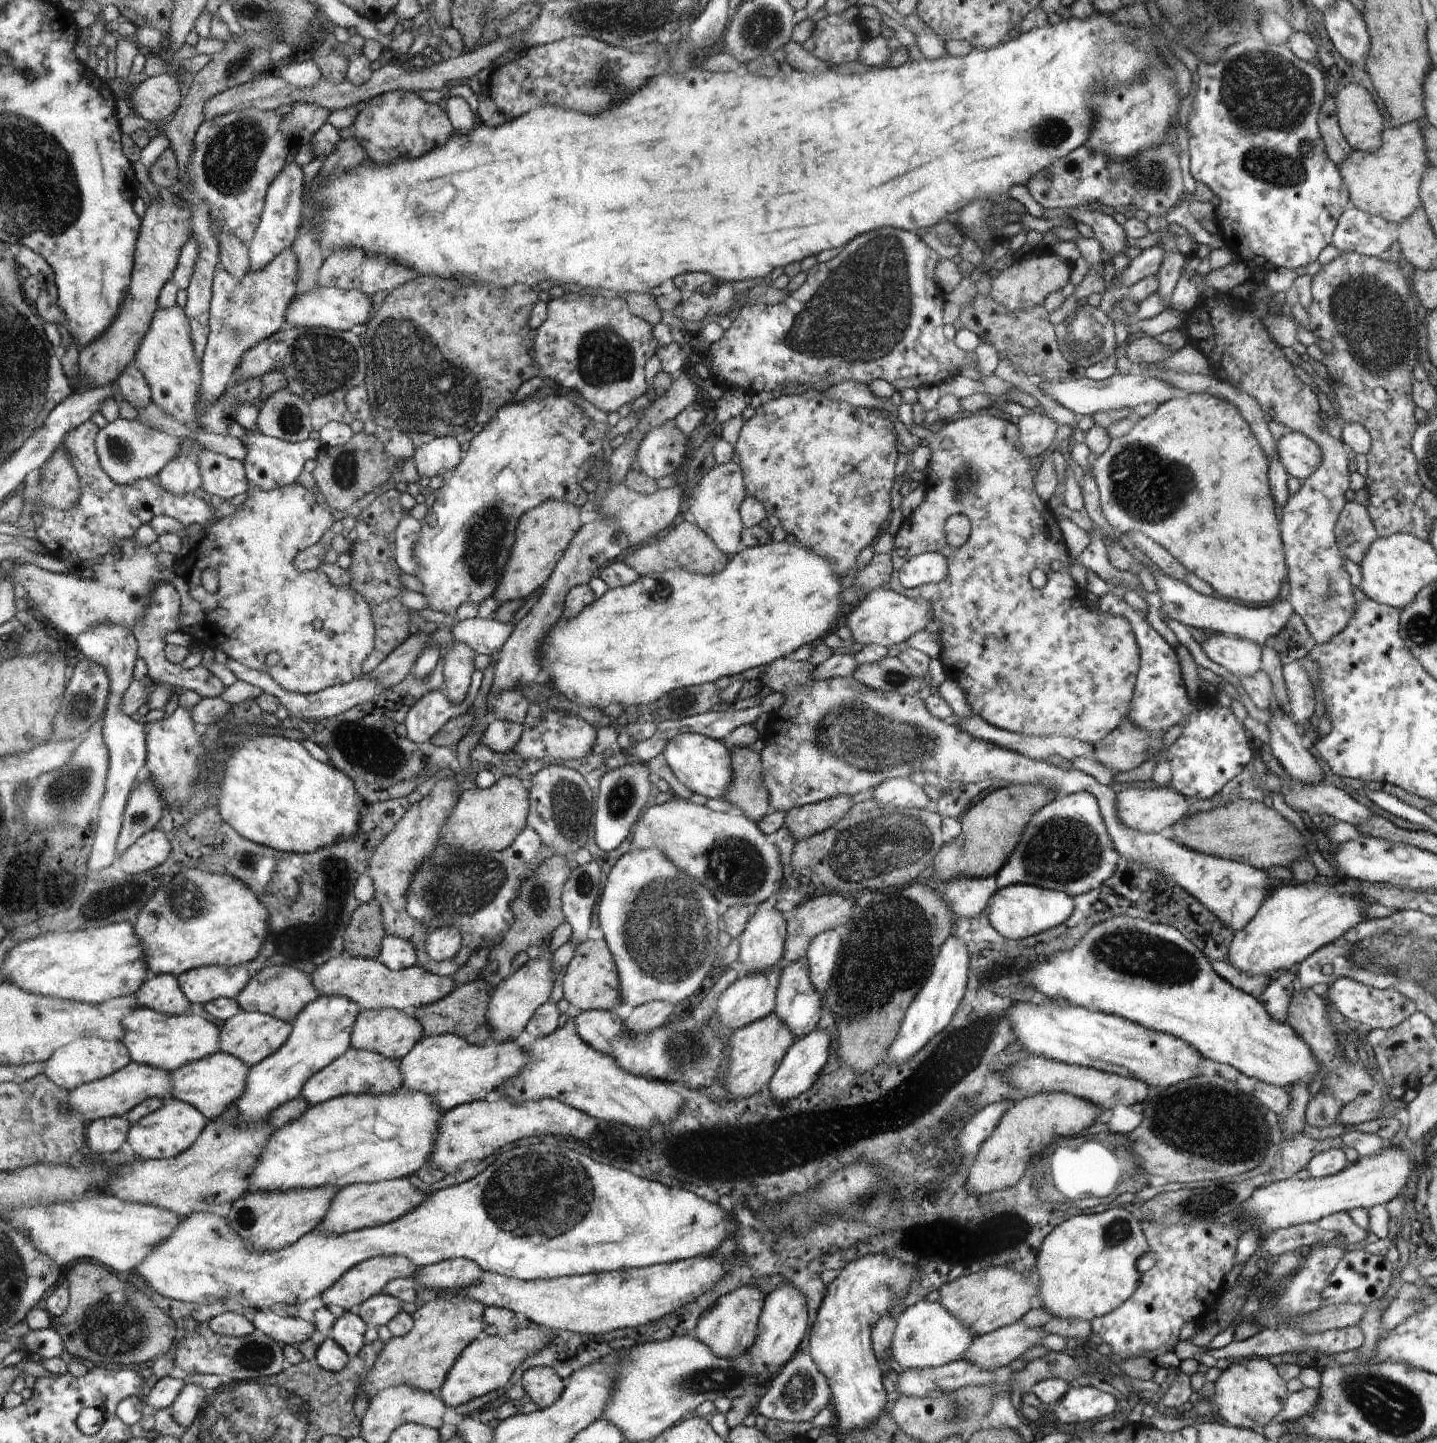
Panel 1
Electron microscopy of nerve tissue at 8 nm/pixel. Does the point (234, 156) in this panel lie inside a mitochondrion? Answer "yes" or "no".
yes

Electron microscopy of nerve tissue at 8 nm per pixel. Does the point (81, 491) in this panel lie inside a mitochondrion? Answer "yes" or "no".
no

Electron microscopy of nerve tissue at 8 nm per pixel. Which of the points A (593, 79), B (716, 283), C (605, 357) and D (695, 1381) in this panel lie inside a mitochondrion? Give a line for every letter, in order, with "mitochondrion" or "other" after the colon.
A: mitochondrion
B: other
C: mitochondrion
D: mitochondrion

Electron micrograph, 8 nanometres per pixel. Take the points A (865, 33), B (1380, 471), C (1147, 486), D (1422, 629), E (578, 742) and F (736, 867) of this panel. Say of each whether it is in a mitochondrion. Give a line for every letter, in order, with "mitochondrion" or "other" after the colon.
A: other
B: other
C: mitochondrion
D: mitochondrion
E: other
F: mitochondrion

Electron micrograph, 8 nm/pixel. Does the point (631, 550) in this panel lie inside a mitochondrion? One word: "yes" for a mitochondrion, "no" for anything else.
no

